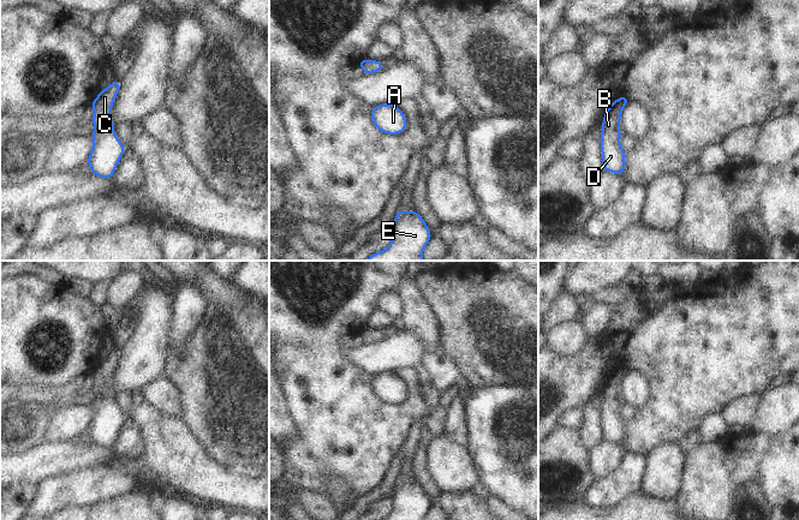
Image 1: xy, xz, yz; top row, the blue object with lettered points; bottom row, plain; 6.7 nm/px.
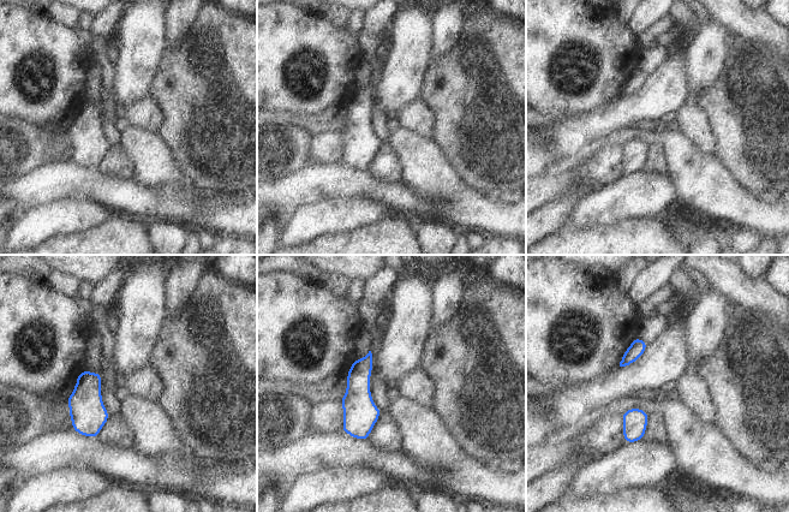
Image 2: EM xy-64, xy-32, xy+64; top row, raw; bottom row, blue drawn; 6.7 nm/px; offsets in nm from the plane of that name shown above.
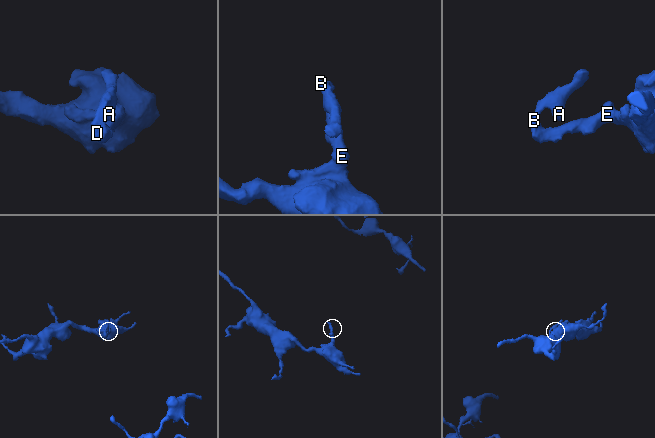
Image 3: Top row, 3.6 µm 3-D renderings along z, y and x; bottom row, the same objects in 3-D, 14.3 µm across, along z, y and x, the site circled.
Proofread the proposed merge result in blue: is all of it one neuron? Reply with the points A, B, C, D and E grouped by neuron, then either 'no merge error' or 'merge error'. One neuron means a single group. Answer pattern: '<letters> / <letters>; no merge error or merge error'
A B C D E; no merge error

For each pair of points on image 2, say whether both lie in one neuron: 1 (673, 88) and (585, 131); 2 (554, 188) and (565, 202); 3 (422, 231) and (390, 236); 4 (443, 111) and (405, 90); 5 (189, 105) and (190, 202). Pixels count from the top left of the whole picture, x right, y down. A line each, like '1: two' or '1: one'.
1: one
2: two
3: two
4: two
5: two

